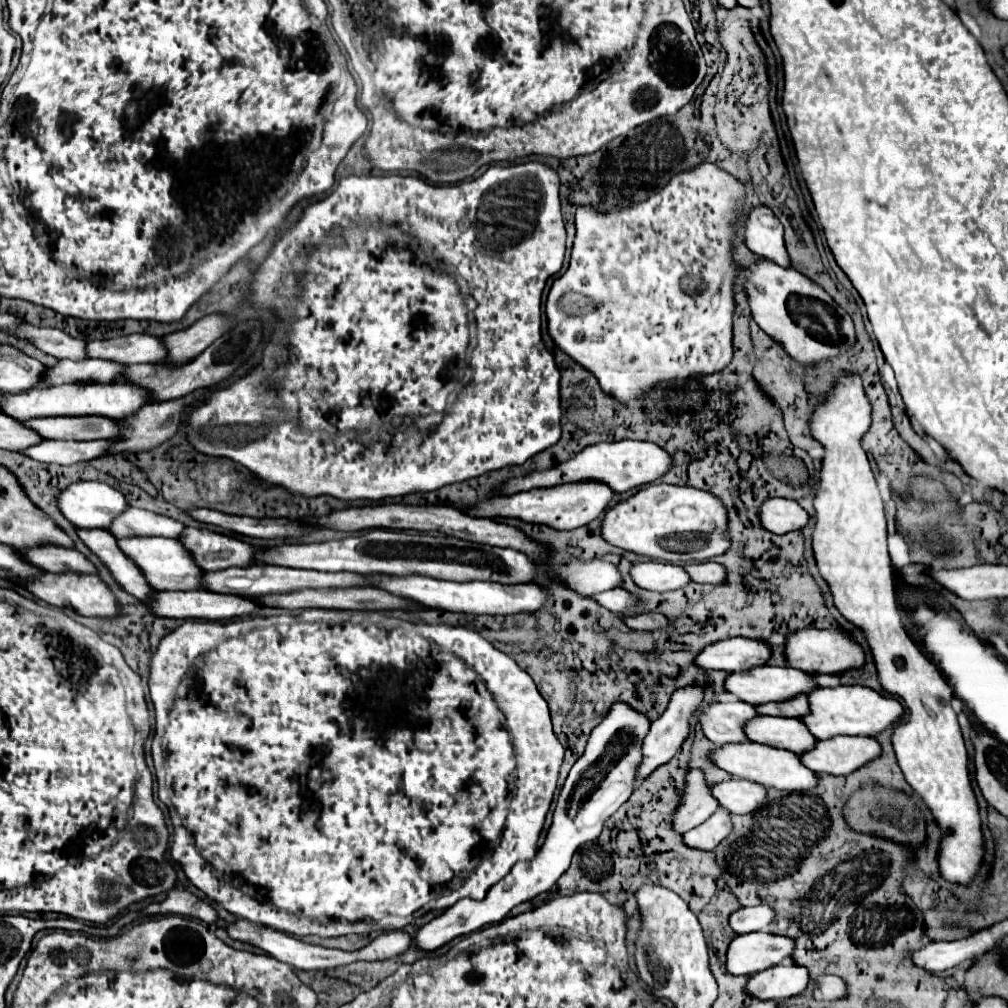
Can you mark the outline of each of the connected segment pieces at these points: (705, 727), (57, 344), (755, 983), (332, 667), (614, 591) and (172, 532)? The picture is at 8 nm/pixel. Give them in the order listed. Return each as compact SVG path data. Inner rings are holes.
M737 700L703 708L703 714L697 718L697 724L703 730L703 736L709 738L715 746L719 746L729 742L745 742L747 736L743 736L743 724L755 716L755 706Z
M21 324L15 332L17 338L31 342L35 348L39 348L41 352L55 356L55 358L71 358L71 360L83 360L87 358L83 354L85 342L71 338L69 334L65 334L63 330L57 328L37 328L31 324Z
M775 966L753 974L745 984L745 994L757 1000L785 1000L805 990L809 972L803 966Z
M265 607L250 616L250 619L239 620L239 622L225 622L225 624L223 622L183 622L179 628L175 628L171 634L167 634L159 642L157 650L151 656L149 680L147 680L150 698L155 709L156 723L151 755L158 783L158 797L161 800L161 796L168 795L171 800L165 798L167 808L171 808L171 804L173 804L173 808L181 816L181 820L179 820L179 816L175 816L175 812L169 812L173 830L175 830L171 858L183 868L185 876L201 892L207 894L207 898L215 900L217 904L221 904L227 912L231 912L235 916L243 916L251 922L265 924L265 926L271 926L275 930L281 930L281 932L287 932L293 936L315 934L321 938L333 938L333 936L360 935L377 930L386 932L405 928L410 923L403 923L403 918L413 918L414 913L427 902L429 902L427 904L428 912L451 908L461 898L483 900L487 890L493 884L497 884L503 876L507 876L515 862L535 858L537 840L541 836L545 816L549 812L549 806L551 806L551 800L555 794L557 776L559 776L559 768L561 768L563 752L565 752L561 742L553 734L545 698L539 694L533 678L525 670L521 670L511 656L495 650L477 632L471 632L463 626L427 624L427 622L411 624L411 628L407 628L405 620L385 616L379 612L355 614L349 611L306 609L296 617L287 618L286 610ZM357 712L397 712L397 714L387 714L387 724L385 724L385 714L357 714ZM515 758L517 758L517 796L515 796ZM231 884L243 892L243 894L233 894L233 900L231 900L231 888L233 888Z
M611 588L611 590L599 592L599 594L593 594L593 596L585 596L585 598L593 598L599 606L603 606L603 608L615 612L615 614L623 614L627 606L639 604L639 600L623 588Z
M125 508L109 526L115 538L123 536L163 536L163 538L177 538L183 532L183 524L175 522L167 516L159 516L141 508Z

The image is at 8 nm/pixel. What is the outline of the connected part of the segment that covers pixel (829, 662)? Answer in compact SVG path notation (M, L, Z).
M803 628L799 632L787 634L785 640L785 660L791 668L797 668L807 674L839 674L851 668L859 668L863 664L863 650L857 642L849 640L839 630L815 630Z

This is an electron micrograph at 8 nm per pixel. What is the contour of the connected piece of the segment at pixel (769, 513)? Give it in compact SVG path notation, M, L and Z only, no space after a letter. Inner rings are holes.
M771 498L765 500L759 508L759 522L765 530L773 534L787 534L793 530L801 530L807 524L807 512L795 502L787 498Z

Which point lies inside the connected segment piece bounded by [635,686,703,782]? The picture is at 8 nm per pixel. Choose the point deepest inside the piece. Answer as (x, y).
(667, 734)

